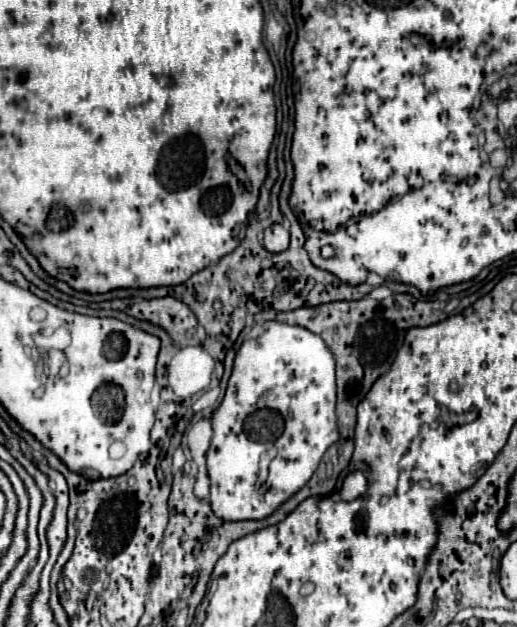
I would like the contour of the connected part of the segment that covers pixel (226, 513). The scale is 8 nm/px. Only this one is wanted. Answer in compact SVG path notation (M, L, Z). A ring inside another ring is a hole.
M266 322L264 334L240 346L222 404L212 412L212 442L206 454L210 470L212 510L222 520L264 520L294 496L314 474L320 458L338 440L336 426L336 378L334 356L324 340L302 326ZM274 452L266 480L260 478L262 454Z

